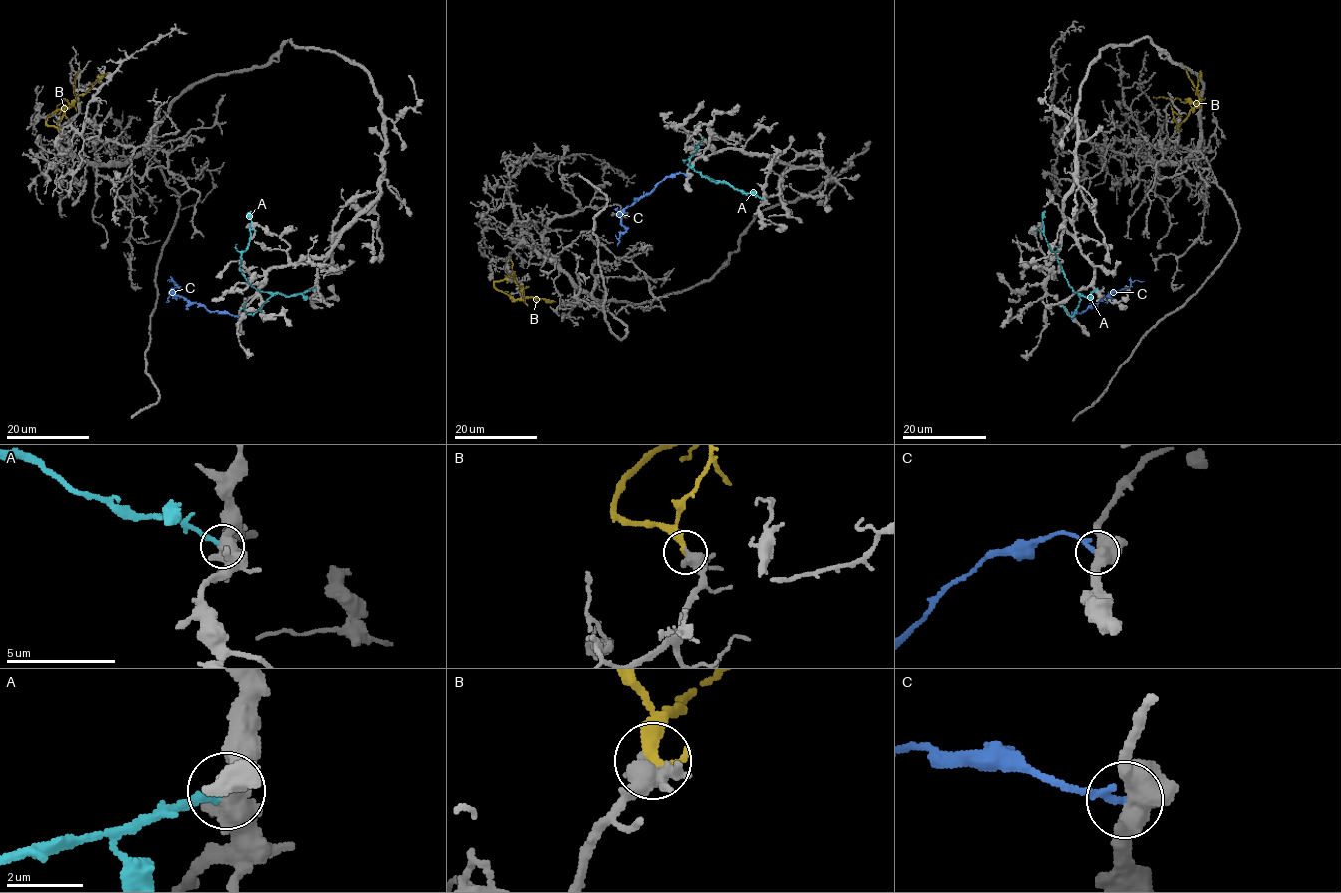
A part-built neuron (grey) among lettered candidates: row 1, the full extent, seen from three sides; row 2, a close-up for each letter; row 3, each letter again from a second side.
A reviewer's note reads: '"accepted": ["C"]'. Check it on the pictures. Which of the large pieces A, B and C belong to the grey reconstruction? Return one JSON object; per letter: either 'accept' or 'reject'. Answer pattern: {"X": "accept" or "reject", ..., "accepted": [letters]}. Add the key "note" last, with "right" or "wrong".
{"A": "reject", "B": "accept", "C": "reject", "accepted": ["B"], "note": "wrong"}

